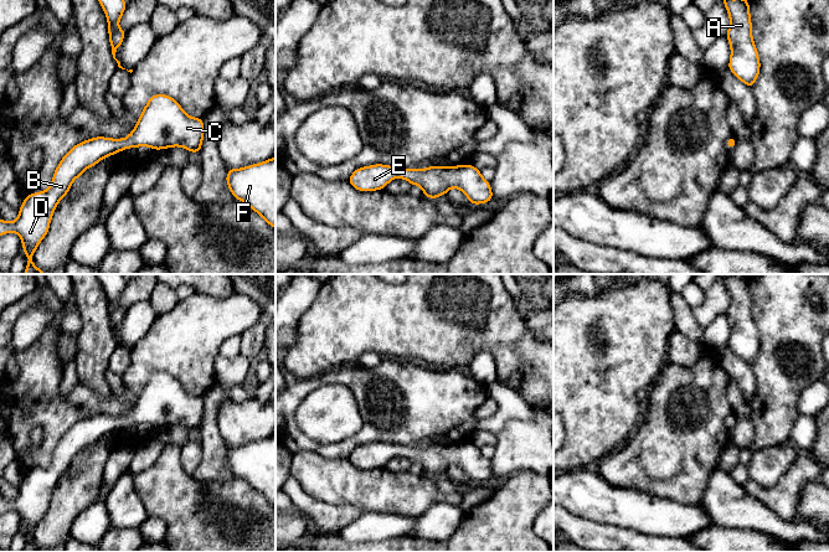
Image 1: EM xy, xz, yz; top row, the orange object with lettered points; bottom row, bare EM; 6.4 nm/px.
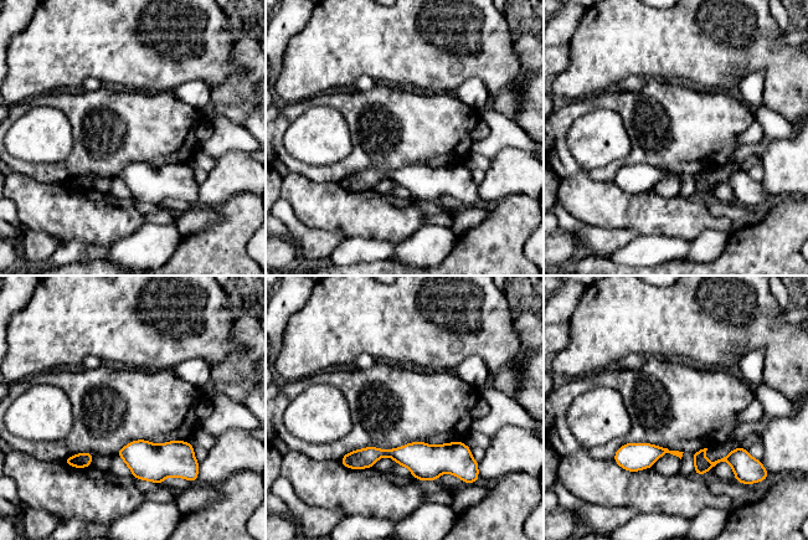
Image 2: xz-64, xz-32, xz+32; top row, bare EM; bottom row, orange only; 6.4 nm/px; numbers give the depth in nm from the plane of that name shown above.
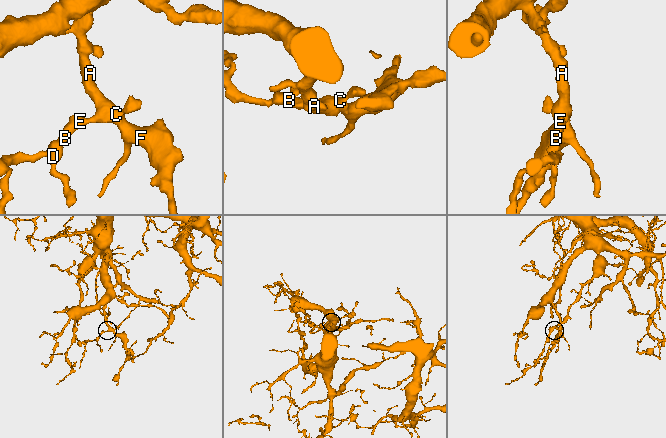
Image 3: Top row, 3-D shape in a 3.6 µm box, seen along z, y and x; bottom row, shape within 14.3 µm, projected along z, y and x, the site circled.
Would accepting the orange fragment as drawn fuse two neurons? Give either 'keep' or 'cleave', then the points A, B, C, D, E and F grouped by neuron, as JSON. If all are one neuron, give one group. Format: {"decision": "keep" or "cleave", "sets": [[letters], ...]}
{"decision": "keep", "sets": [["A", "B", "C", "D", "E", "F"]]}

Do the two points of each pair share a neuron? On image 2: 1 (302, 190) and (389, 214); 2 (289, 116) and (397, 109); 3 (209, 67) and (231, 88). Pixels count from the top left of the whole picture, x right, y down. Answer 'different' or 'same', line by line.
1: same
2: same
3: different

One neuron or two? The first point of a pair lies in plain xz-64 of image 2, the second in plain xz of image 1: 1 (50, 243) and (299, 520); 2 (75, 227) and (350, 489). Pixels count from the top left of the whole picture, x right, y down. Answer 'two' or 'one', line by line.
1: two
2: one

